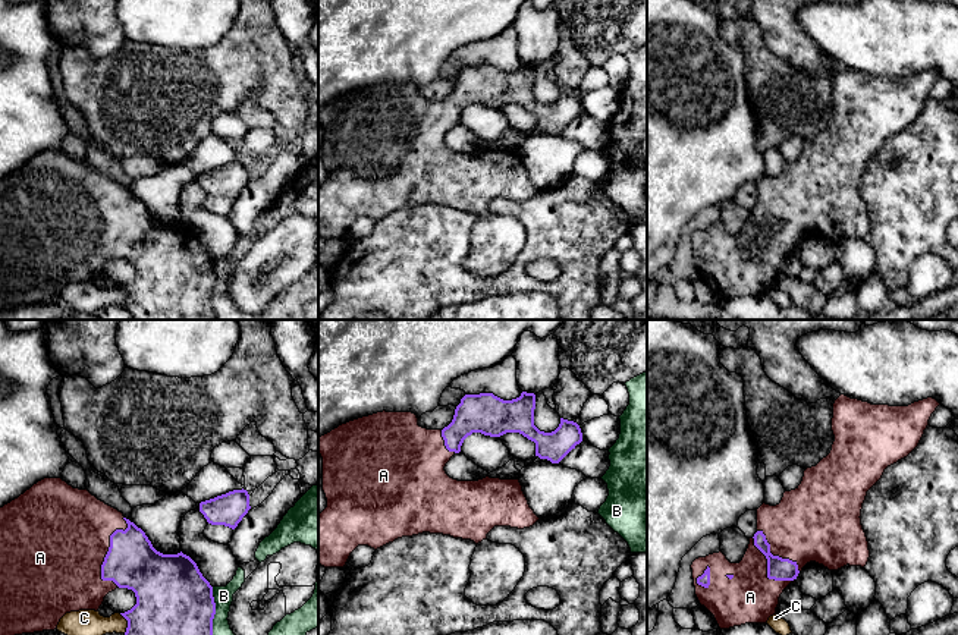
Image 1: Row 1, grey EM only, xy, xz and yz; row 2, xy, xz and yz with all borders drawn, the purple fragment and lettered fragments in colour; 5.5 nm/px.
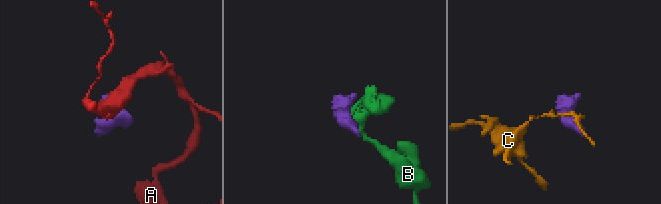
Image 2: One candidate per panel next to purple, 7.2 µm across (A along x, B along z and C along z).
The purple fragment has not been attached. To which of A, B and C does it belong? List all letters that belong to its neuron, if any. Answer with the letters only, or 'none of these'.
A

